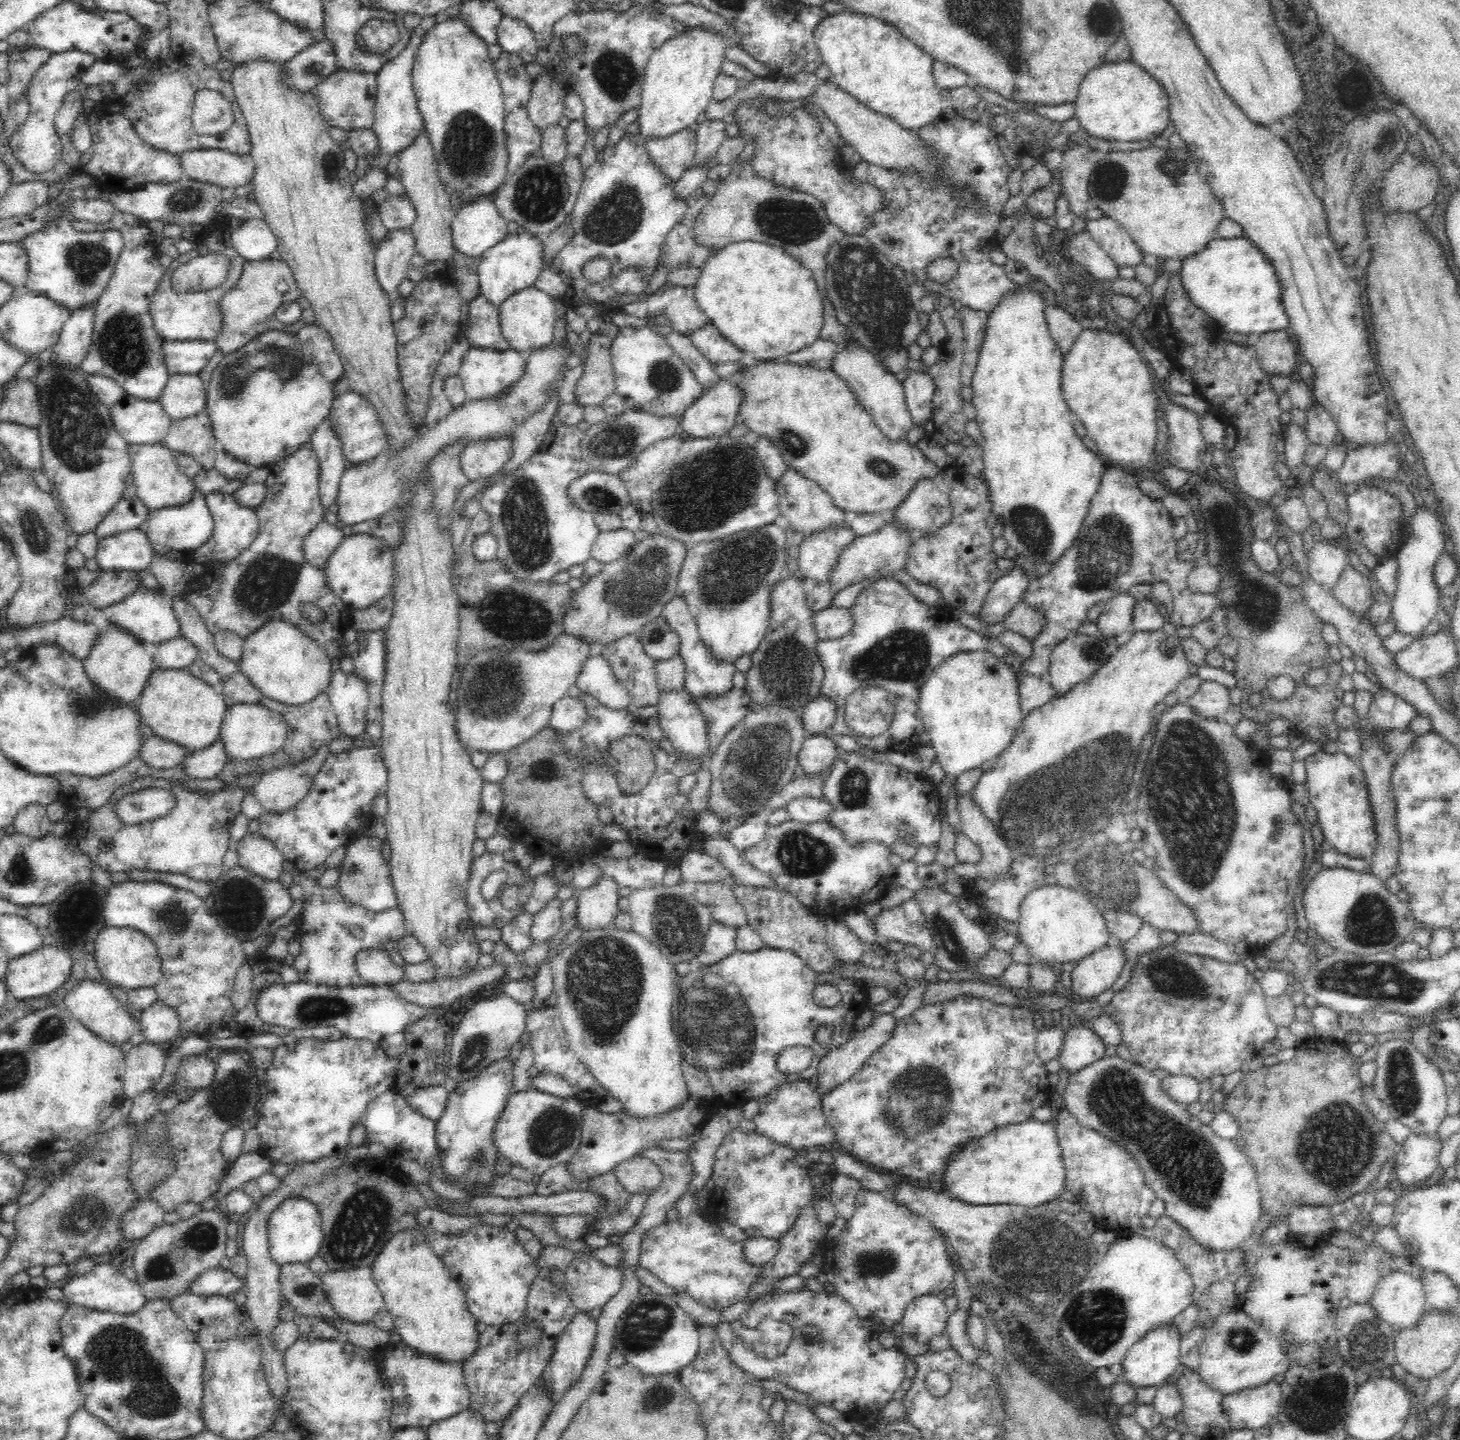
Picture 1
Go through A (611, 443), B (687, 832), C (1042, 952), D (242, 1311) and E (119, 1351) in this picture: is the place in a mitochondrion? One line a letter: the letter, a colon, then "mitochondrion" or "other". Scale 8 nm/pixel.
A: mitochondrion
B: other
C: other
D: other
E: mitochondrion

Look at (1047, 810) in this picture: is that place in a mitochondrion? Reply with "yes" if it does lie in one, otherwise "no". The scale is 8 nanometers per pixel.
yes

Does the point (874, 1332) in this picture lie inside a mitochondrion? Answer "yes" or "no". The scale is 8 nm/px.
no

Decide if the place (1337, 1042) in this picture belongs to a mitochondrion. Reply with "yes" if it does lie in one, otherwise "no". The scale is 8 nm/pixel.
no

